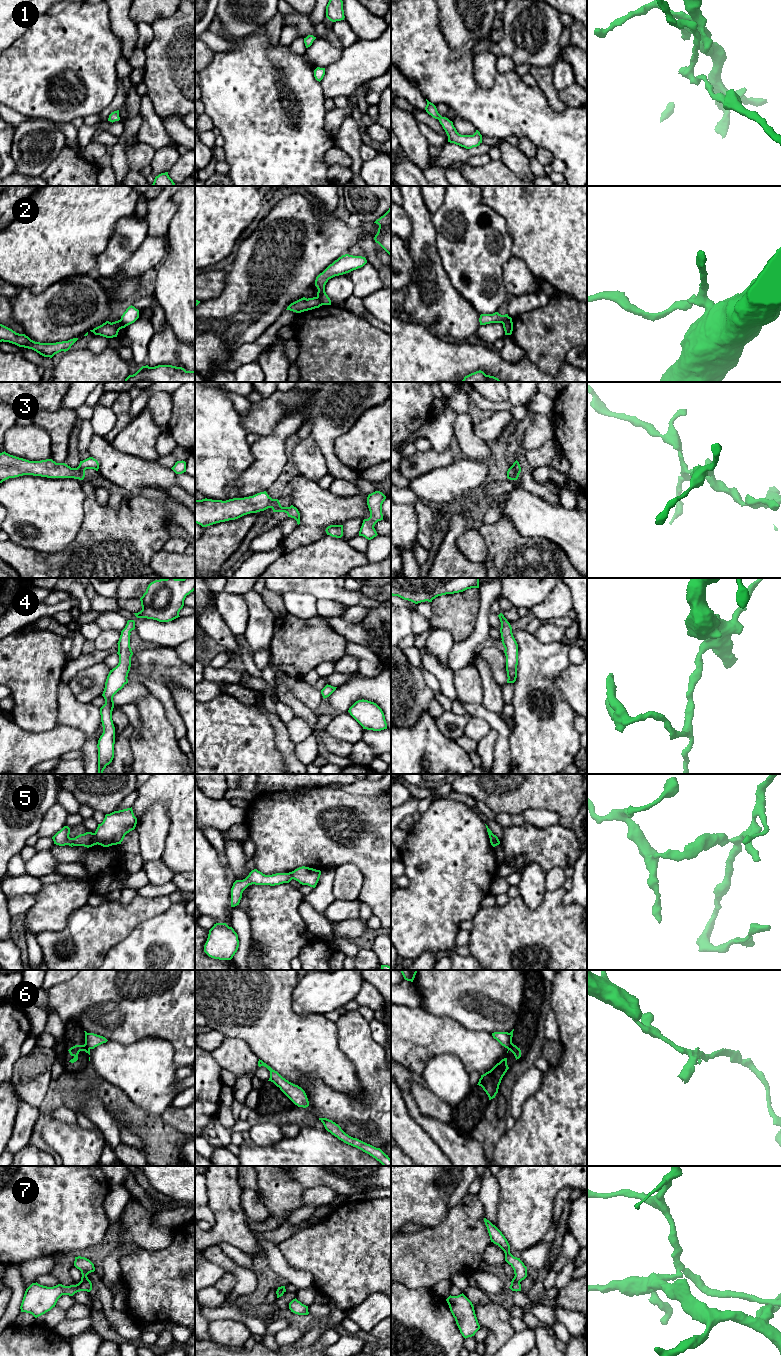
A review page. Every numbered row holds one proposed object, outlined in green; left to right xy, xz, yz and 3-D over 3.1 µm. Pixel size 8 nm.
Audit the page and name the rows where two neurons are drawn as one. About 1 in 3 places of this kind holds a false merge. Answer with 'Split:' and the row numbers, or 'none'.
Split: 2, 3, 5, 6, 7

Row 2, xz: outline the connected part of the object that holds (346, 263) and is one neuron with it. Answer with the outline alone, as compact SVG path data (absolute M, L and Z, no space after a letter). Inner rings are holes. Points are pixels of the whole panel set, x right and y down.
M345 254L339 257L316 277L315 286L318 289L317 298L321 300L323 305L331 305L331 300L325 292L325 285L328 280L361 268L366 263L366 258L362 256Z

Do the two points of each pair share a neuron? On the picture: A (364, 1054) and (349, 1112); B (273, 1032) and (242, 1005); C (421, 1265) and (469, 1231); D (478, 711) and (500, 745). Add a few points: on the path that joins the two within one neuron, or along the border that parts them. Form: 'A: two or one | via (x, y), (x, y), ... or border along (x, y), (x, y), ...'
A: one | via (373, 1073), (373, 1107), (368, 1112)
B: one | via (265, 1024), (250, 1009)
C: one | via (433, 1254), (451, 1248), (457, 1243)
D: one | via (488, 716), (502, 729), (502, 735)

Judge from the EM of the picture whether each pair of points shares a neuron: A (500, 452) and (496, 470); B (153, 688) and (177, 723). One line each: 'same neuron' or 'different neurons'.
A: same neuron
B: same neuron

